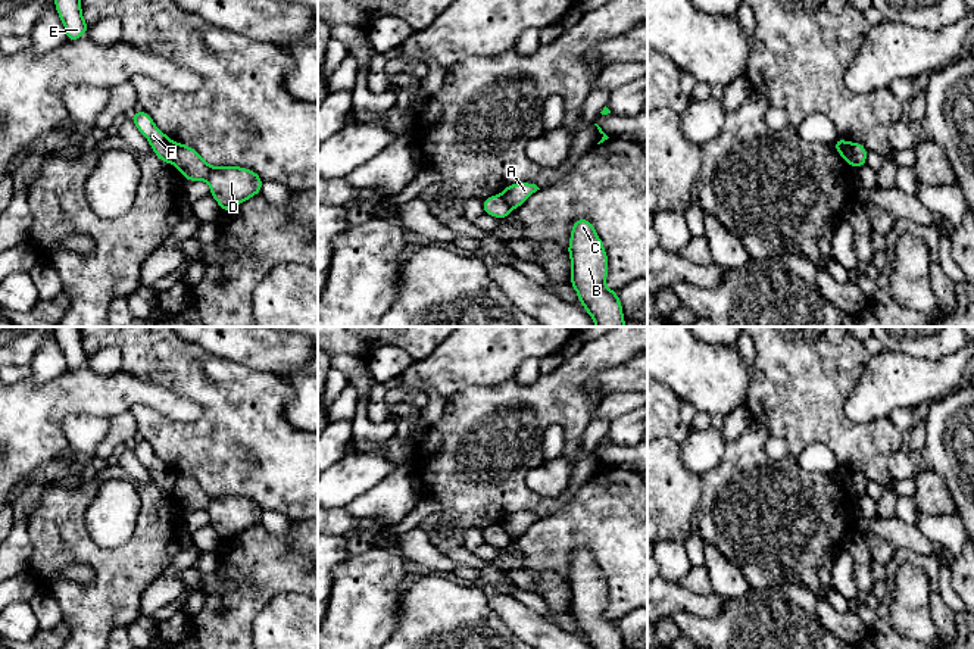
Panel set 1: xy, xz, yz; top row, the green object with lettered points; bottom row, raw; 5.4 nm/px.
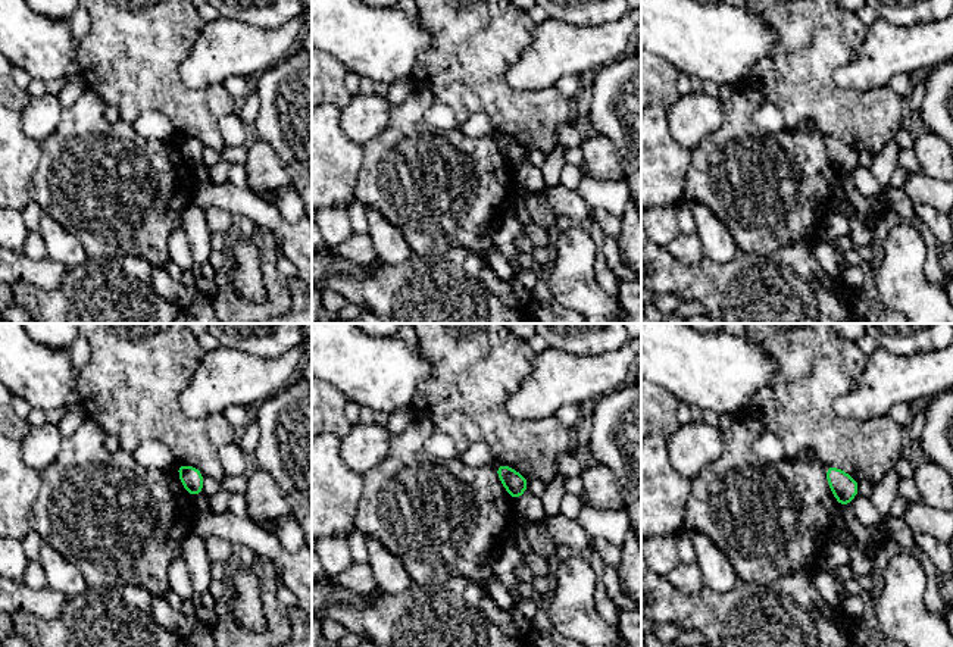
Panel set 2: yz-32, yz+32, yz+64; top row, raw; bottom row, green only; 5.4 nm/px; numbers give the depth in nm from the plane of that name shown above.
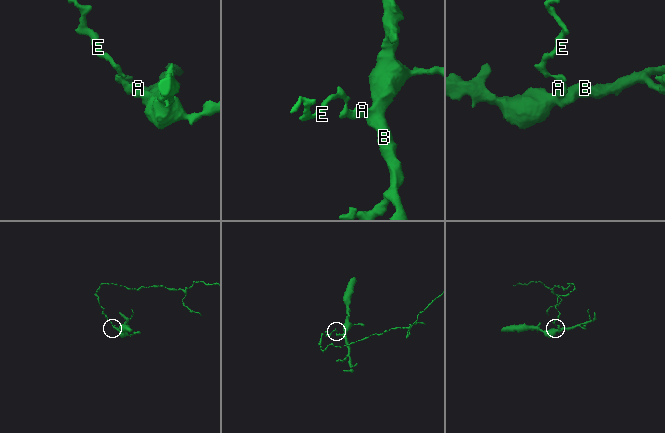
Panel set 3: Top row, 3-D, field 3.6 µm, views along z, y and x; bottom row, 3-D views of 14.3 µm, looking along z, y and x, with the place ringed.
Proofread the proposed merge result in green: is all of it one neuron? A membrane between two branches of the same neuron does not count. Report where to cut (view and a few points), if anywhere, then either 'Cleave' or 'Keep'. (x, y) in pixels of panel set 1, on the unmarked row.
Split along yz (848, 473), (857, 496). Cleave

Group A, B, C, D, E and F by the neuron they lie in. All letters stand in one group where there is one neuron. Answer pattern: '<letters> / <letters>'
A B C D / E F

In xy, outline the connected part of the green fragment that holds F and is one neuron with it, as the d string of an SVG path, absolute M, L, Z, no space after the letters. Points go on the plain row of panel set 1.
M140 440L129 444L129 447L135 453L137 459L147 468L156 486L163 493L174 493L178 472L163 464L162 459L154 455L153 447L147 441Z

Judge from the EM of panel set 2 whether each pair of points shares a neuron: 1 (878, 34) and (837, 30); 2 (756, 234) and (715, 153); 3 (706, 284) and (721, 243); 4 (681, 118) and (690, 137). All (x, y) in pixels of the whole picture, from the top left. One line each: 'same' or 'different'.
1: different
2: same
3: different
4: same

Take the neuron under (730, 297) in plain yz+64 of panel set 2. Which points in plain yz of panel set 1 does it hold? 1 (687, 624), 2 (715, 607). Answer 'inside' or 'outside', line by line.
1: inside
2: outside

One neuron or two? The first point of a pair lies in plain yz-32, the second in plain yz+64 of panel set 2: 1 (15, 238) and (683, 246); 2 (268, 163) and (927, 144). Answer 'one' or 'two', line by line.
1: two
2: one

